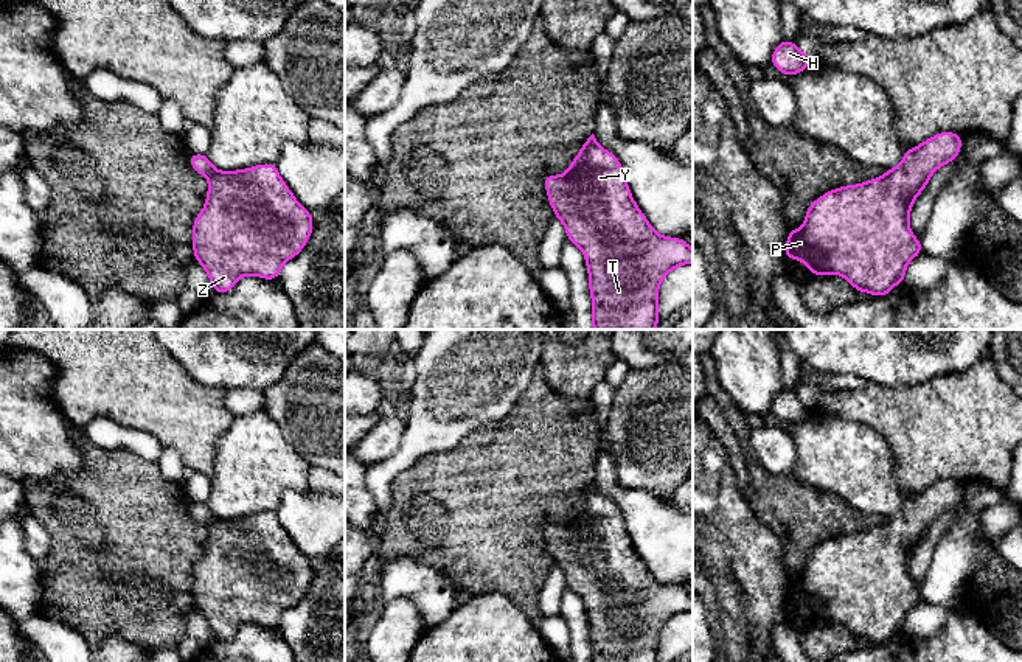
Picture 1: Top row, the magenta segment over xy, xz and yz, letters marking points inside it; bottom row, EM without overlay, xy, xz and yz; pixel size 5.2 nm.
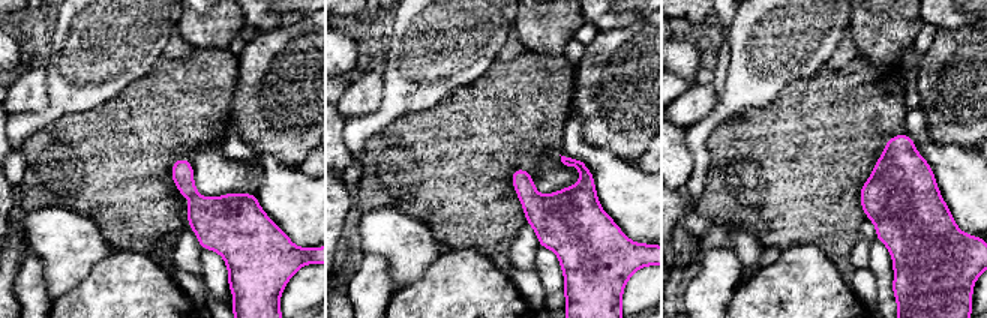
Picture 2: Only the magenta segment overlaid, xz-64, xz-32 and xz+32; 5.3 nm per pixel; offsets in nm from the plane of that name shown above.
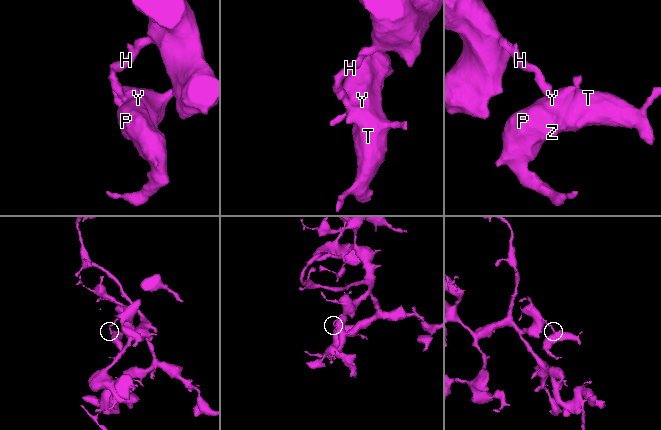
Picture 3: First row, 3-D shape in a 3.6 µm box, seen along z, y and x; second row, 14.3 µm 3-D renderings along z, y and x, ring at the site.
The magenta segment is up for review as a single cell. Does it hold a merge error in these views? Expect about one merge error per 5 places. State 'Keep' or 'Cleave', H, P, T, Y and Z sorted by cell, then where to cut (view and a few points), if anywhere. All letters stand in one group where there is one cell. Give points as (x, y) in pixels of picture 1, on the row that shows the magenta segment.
Keep. Groups: H P T Y Z. No split

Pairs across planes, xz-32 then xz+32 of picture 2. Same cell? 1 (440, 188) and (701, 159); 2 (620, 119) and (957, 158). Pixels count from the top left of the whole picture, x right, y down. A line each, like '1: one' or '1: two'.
1: two
2: two

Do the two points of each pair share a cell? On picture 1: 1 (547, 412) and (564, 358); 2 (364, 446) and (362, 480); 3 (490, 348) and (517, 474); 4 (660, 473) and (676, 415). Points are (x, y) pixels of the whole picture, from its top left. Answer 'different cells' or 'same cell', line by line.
1: different cells
2: different cells
3: different cells
4: same cell

